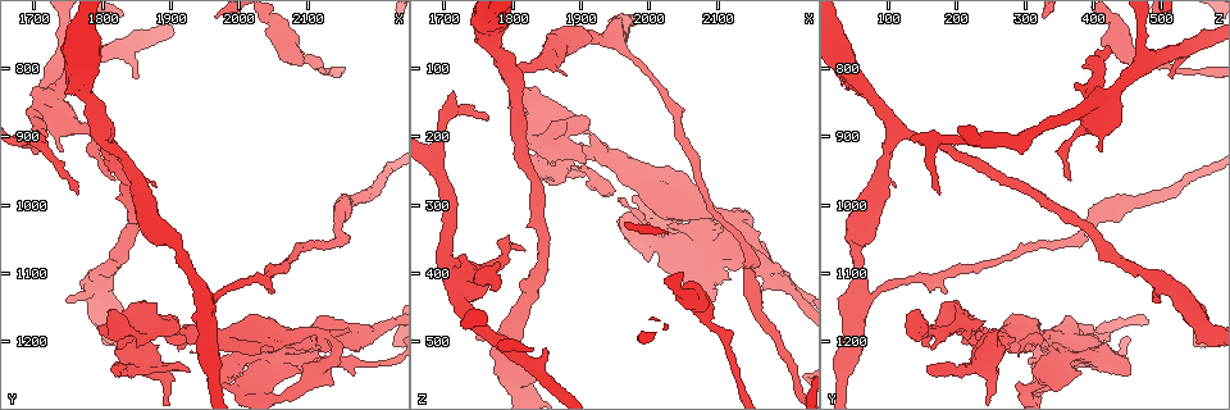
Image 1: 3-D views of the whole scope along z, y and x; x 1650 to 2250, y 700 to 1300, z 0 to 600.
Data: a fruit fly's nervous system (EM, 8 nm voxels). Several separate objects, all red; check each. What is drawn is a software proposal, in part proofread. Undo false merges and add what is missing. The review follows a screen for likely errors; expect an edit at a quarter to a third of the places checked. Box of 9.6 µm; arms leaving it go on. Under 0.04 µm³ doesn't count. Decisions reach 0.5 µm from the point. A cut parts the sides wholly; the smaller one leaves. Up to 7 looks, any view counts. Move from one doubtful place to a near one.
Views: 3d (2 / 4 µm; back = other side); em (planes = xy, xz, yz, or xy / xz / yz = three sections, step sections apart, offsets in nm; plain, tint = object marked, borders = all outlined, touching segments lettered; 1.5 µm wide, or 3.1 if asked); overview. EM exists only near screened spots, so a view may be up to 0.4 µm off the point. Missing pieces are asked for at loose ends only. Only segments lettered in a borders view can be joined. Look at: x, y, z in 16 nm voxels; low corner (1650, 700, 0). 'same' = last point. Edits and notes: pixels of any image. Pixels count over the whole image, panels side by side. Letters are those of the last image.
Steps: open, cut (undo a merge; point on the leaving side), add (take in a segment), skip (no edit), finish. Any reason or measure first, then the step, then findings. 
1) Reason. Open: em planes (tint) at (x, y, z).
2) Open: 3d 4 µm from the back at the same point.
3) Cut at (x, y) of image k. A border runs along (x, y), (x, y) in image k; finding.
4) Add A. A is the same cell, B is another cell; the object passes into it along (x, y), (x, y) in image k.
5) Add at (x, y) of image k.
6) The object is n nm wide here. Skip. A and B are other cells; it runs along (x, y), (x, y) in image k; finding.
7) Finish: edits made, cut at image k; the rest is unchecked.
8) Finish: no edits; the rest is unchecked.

Thick turns thin. Open: 3d 2 µm at (1825, 930, 100).

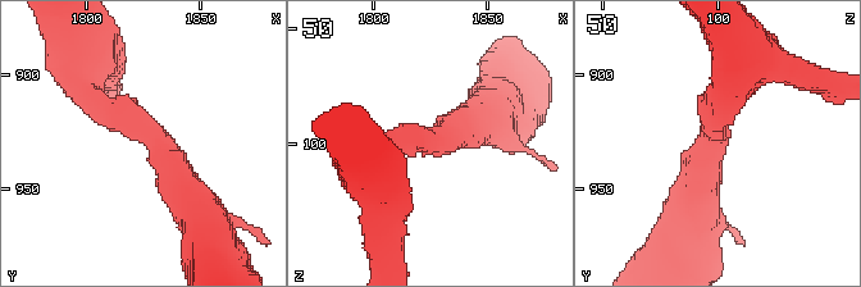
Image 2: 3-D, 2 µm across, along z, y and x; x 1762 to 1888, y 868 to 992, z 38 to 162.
The arms are 340, 360 nm wide. Open: em xz step 8 (borders) at (1829, 927, 97).

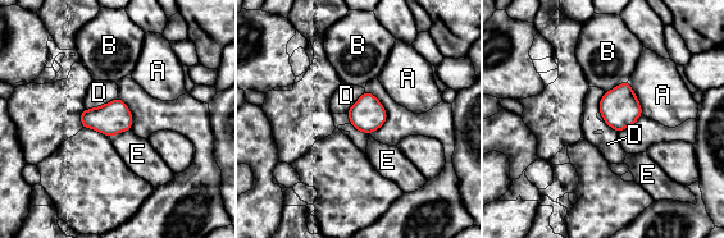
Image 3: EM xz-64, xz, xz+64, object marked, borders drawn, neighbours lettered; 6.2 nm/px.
The longest contact is with A, 240 nm. Skip. A, B, D and E are other cells; a border runs along (118, 97), (99, 106), (85, 109) in image 3; continuous, no second cell.

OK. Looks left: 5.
Calibre changes. Open: em xy step 8 (tint) at (1775, 820, 55).

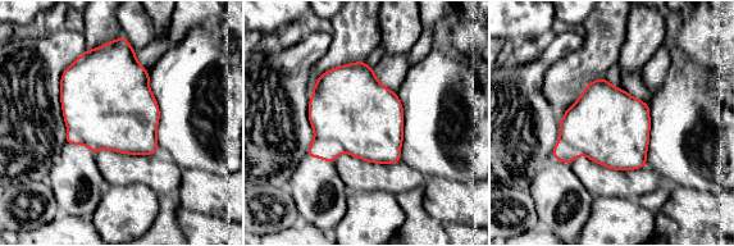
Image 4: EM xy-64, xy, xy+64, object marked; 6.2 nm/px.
Open: em xy step 8 (borders) at the same point.

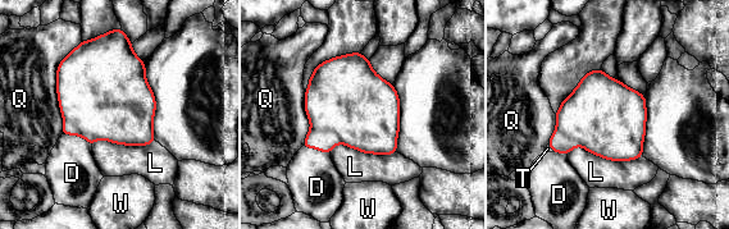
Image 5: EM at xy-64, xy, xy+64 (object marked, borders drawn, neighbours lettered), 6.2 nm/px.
The longest contact is with Q, 600 nm. Skip. D, L, Q, T and W are other cells; one cell here.

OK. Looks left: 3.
Free end. Open: 3d 2 µm from the back at (1750, 1135, 495).

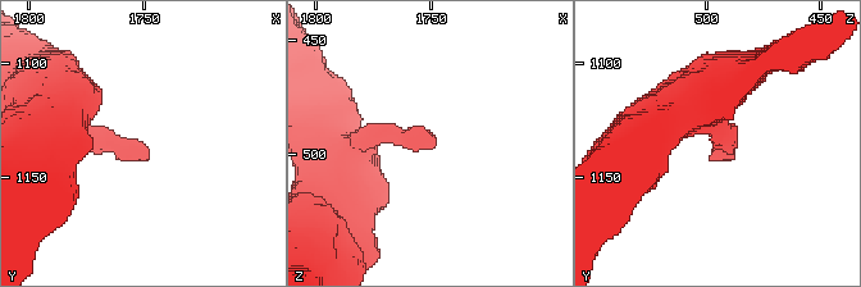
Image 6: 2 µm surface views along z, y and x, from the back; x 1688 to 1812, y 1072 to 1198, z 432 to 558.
Open: em planes (borders) at (1750, 1134, 493).

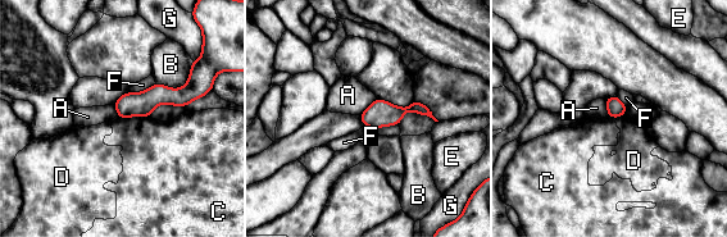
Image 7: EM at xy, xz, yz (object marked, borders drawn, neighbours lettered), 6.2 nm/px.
The object is 110 nm wide here. Skip. A, B, C, D, E, F and G are other cells; it runs along (199, 89), (118, 106) in image 7; no lettered segment goes on from it.

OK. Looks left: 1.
Finish: no edits; the rest is unchecked.

